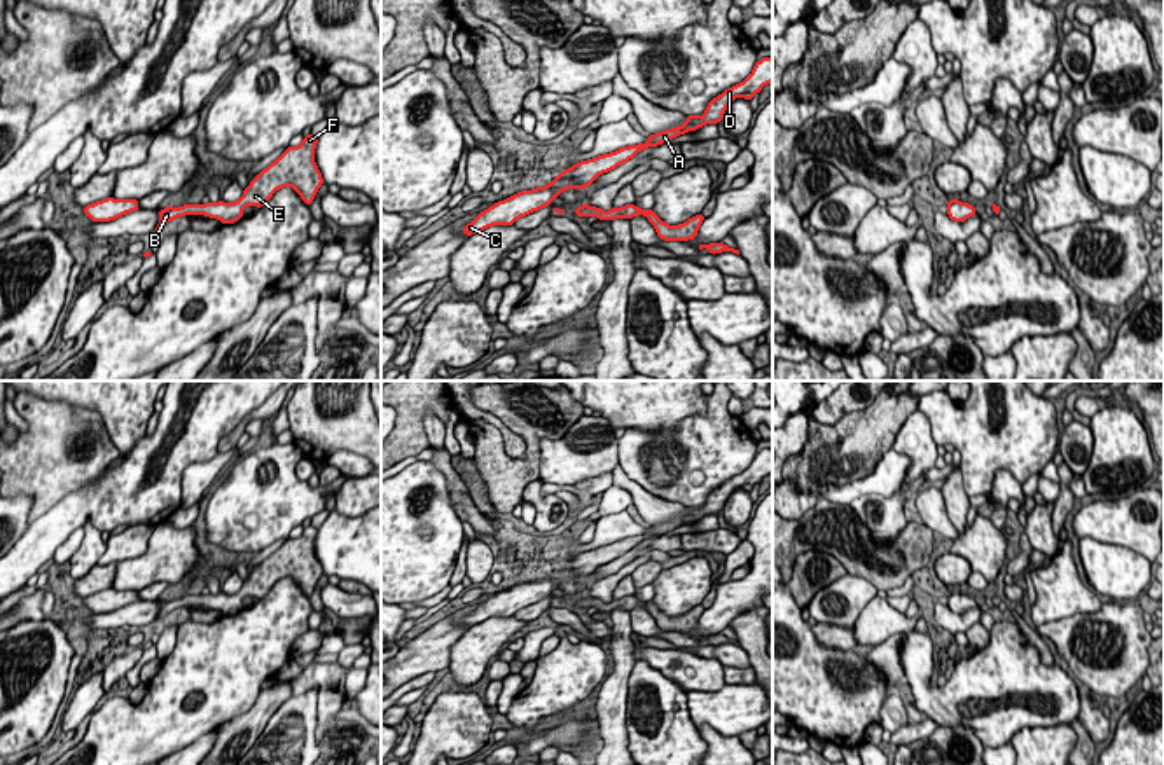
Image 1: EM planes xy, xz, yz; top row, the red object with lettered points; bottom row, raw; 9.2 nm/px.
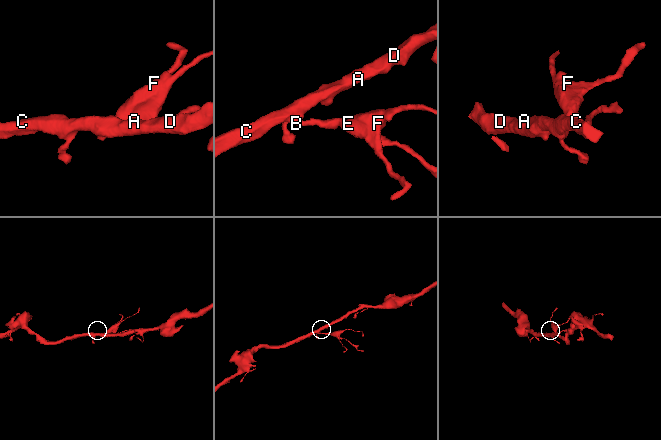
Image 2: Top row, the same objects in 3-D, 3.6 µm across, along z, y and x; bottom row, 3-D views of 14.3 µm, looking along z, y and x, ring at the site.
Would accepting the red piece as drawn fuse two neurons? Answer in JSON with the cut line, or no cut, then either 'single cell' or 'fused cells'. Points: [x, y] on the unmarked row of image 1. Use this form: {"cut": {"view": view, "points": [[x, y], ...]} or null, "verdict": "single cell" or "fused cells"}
{"cut": null, "verdict": "single cell"}

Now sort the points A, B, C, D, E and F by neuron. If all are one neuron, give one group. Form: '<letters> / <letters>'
A B C D E F

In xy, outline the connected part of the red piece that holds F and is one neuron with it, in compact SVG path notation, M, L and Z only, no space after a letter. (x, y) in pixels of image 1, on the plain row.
M313 526L304 527L299 538L287 538L287 541L262 561L250 576L243 582L243 587L236 594L206 594L206 596L184 596L180 599L168 597L159 601L159 618L185 606L206 606L218 610L222 615L234 615L243 610L245 597L262 599L273 589L276 582L290 576L301 590L311 597L316 582L323 576L323 569L315 554L315 540L318 529Z

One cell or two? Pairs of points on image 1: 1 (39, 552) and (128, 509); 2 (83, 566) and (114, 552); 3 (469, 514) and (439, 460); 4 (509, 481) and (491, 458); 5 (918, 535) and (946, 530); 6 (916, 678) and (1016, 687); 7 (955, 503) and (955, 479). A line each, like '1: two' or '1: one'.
1: one
2: two
3: one
4: one
5: two
6: one
7: one

